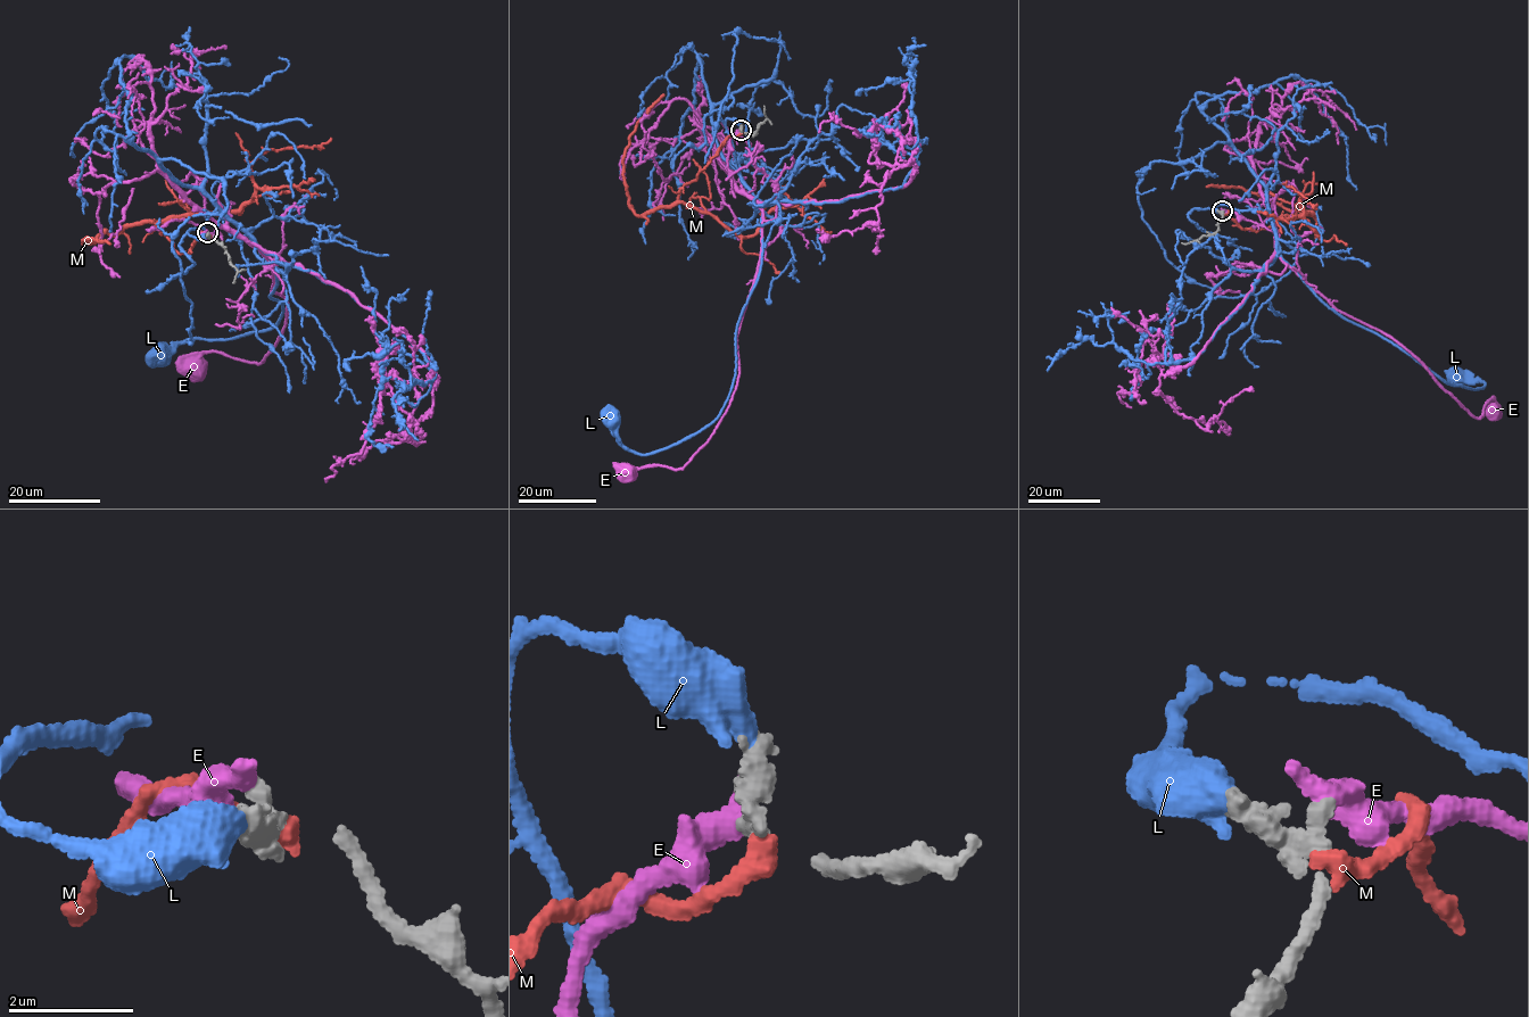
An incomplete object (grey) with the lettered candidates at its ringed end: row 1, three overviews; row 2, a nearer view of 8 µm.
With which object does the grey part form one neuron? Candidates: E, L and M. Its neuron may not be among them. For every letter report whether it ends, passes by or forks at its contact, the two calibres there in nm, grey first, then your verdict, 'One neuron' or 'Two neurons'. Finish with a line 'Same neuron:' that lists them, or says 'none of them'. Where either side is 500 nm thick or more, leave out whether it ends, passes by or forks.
E: It ends there. Thickness 280 nm (grey) against 460 nm. One neuron
L: Thickness 400 nm (grey) against 550 nm. Two neurons
M: It ends there. Thickness 280 nm (grey) against 340 nm. Two neurons
Same neuron: E

